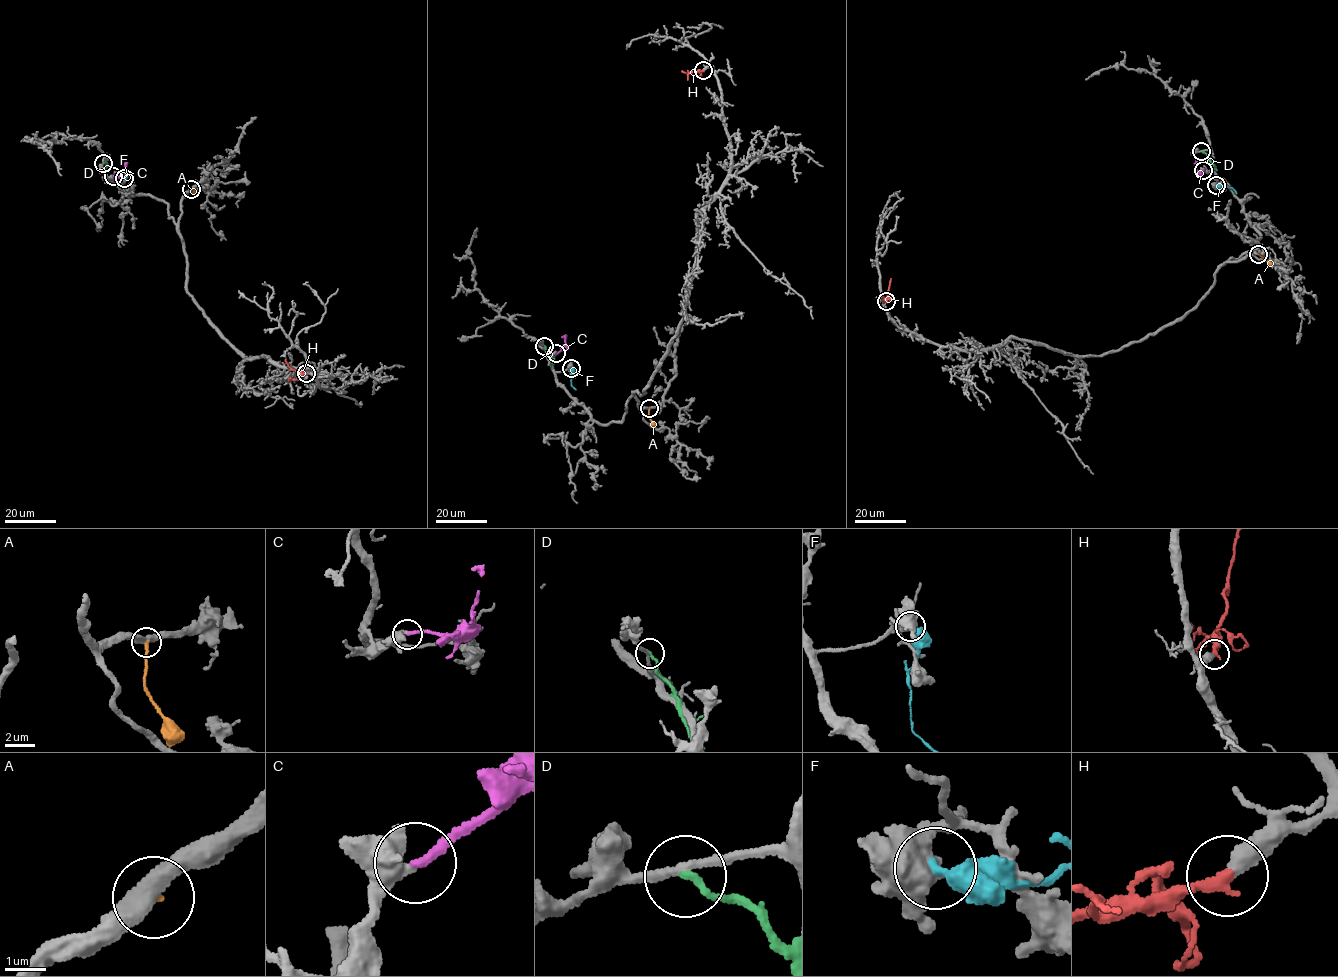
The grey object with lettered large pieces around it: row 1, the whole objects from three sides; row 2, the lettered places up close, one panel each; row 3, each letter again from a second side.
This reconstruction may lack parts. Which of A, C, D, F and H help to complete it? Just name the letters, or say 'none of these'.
C, H

